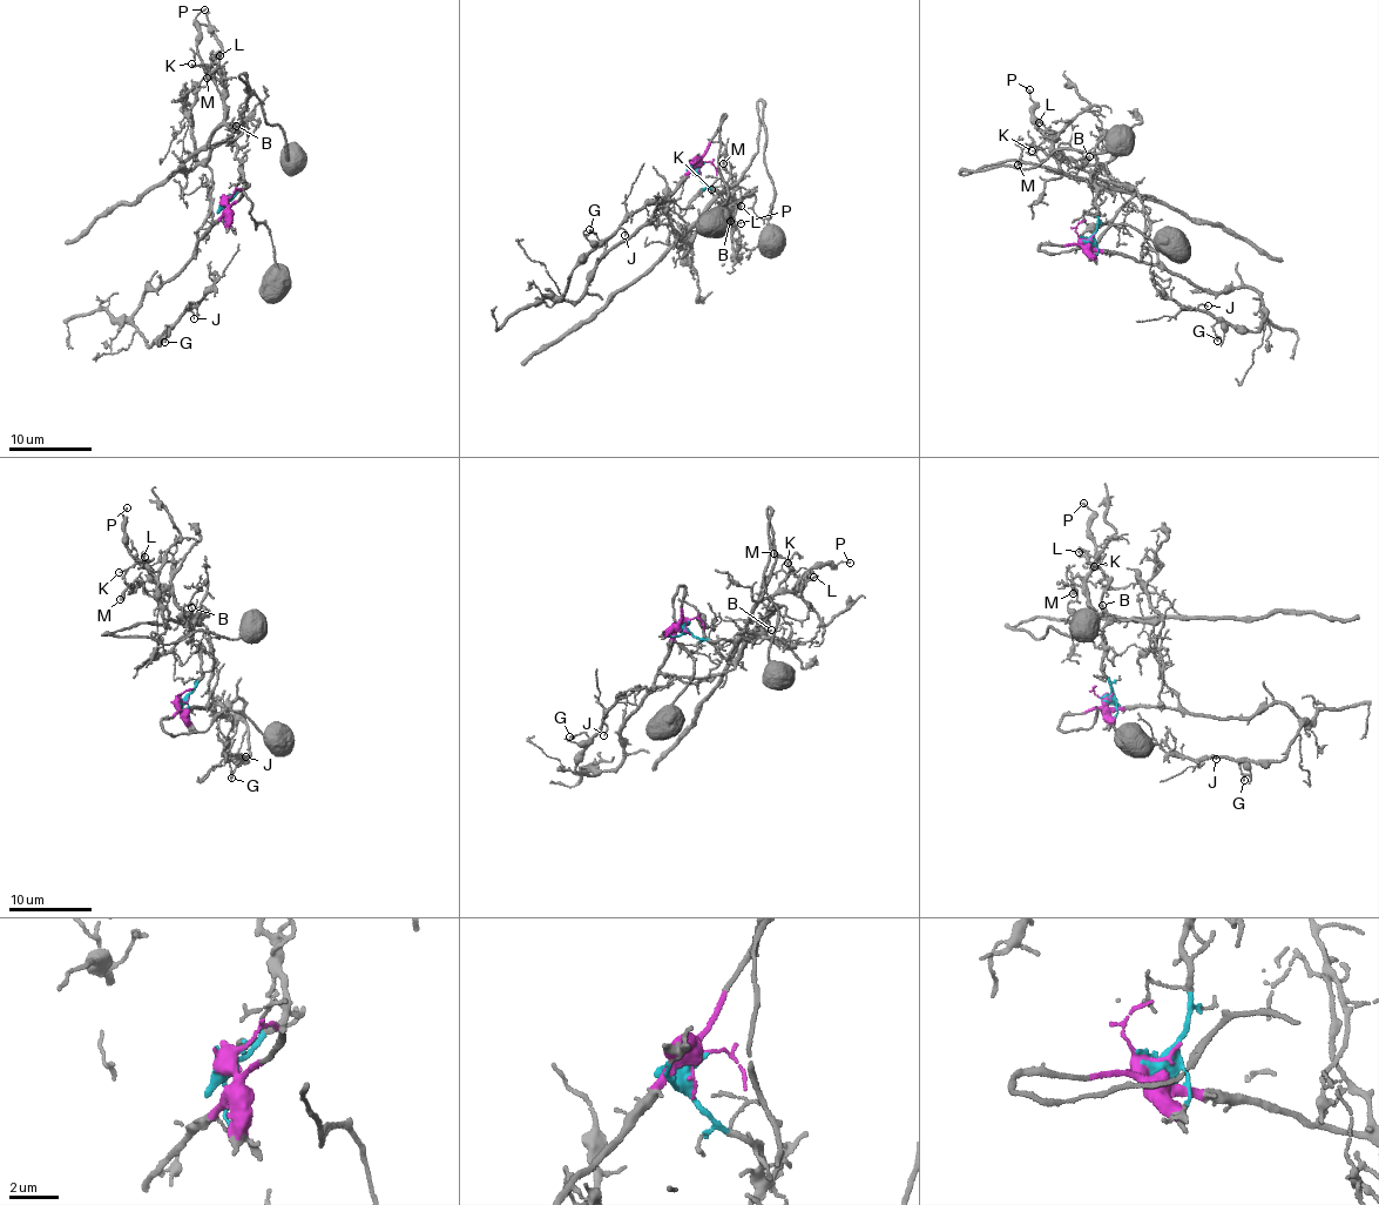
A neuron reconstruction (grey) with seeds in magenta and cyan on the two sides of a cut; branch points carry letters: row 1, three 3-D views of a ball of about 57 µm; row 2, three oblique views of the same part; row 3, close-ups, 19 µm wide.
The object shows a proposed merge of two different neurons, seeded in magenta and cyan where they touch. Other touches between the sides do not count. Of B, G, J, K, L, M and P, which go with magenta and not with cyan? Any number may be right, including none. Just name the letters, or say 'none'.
G, J

